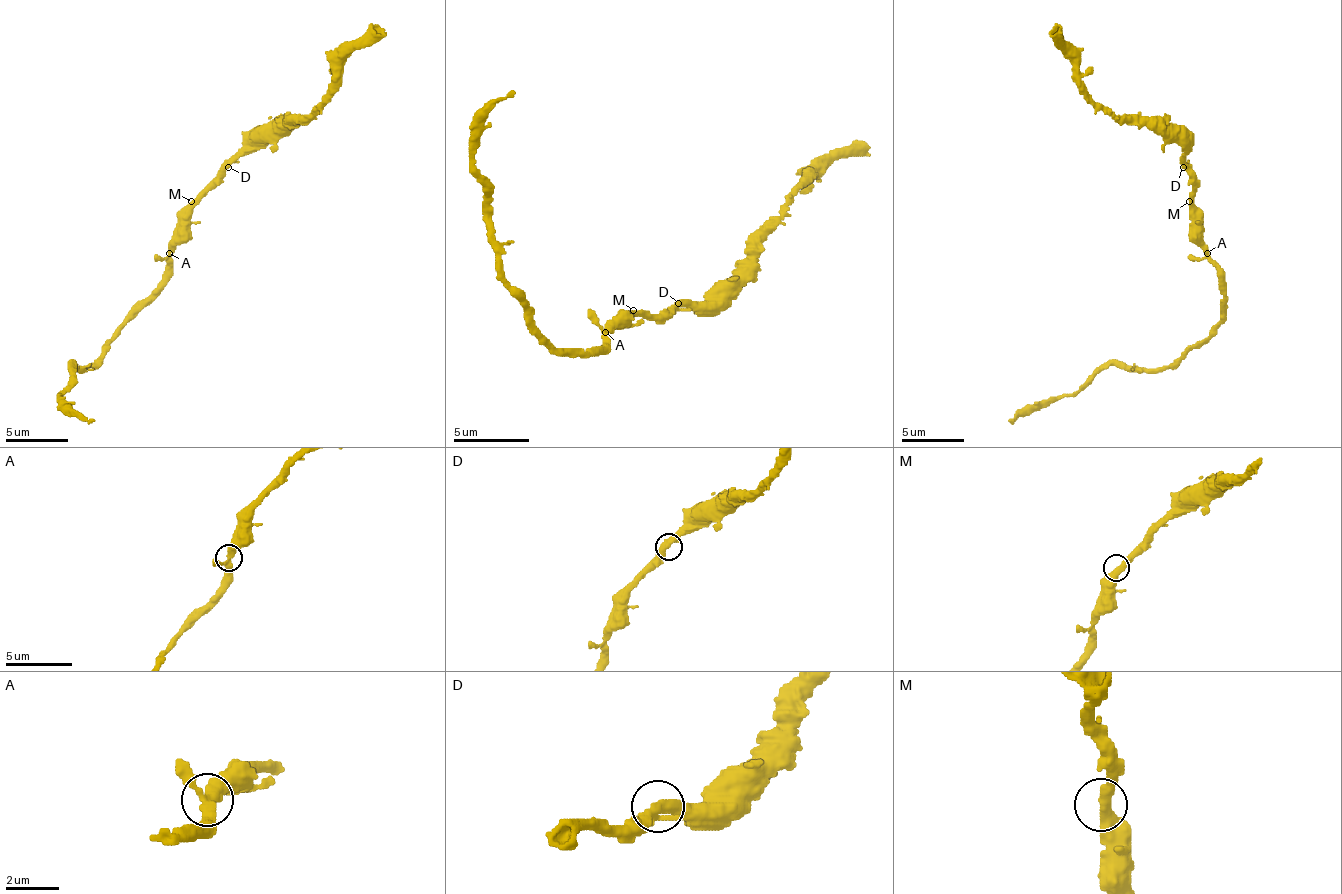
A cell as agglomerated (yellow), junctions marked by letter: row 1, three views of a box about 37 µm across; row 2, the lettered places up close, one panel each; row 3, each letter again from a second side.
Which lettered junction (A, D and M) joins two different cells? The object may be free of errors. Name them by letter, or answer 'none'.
A

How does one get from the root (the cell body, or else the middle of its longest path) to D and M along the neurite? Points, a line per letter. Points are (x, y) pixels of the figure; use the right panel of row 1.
D: (1207, 251), (1207, 244), (1195, 229), (1192, 176), (1183, 167)
M: (1207, 251), (1207, 244), (1201, 238), (1201, 213), (1189, 201)

